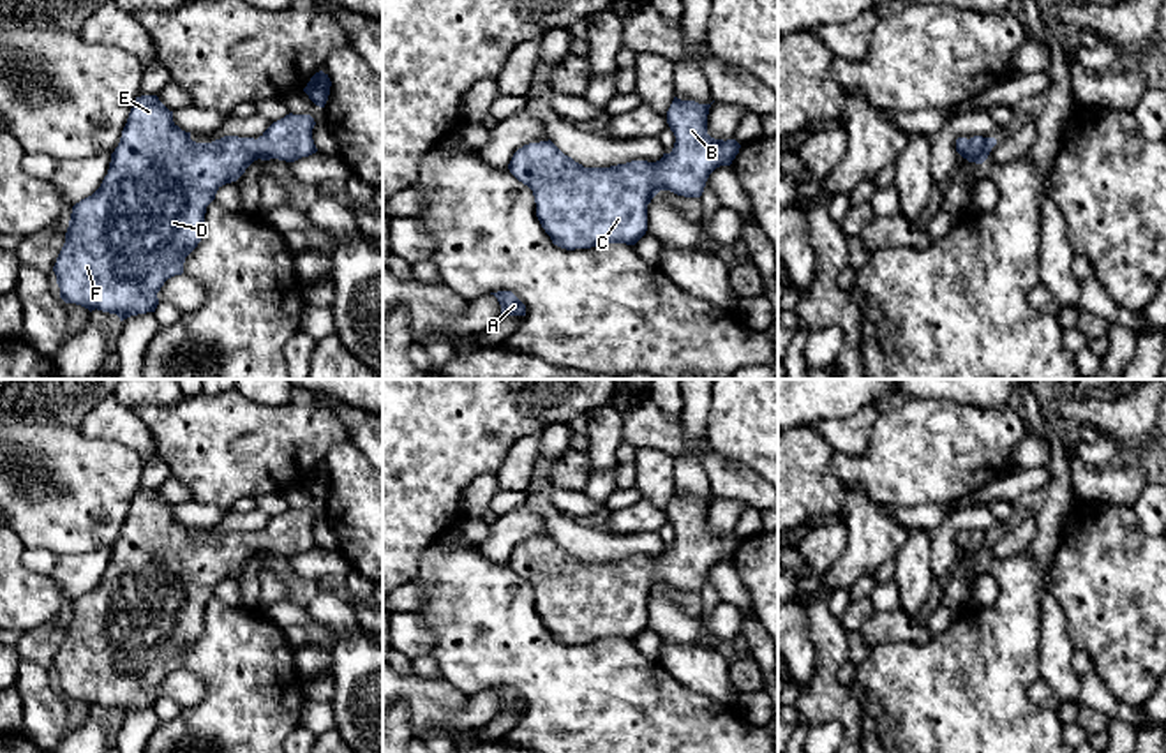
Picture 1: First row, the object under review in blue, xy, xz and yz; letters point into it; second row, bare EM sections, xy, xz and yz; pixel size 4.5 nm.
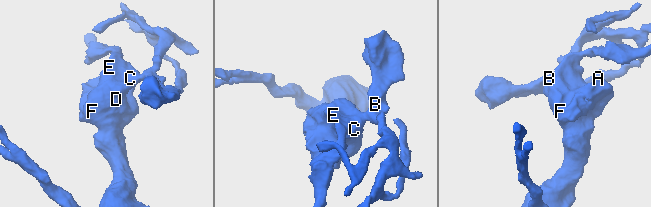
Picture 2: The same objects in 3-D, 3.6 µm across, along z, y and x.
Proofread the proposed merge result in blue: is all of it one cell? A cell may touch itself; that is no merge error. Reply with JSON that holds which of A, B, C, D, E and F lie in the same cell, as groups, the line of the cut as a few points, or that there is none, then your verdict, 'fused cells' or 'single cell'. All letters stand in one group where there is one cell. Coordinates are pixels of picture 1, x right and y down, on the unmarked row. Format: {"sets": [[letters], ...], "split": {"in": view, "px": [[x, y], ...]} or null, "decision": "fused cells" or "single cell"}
{"sets": [["A", "B", "C", "D", "E", "F"]], "split": null, "decision": "single cell"}

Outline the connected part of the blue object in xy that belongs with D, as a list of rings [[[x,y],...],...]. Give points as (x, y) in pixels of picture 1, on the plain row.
[[[157,490],[136,492],[101,582],[72,601],[65,638],[53,661],[60,693],[90,707],[97,704],[116,709],[120,716],[155,707],[159,700],[157,688],[168,674],[183,668],[185,652],[201,637],[206,601],[215,594],[217,585],[226,578],[236,577],[258,554],[295,557],[316,548],[314,520],[316,517],[310,510],[289,508],[273,517],[258,534],[224,531],[212,538],[196,538],[191,534],[191,527],[182,526],[173,517],[173,506]]]

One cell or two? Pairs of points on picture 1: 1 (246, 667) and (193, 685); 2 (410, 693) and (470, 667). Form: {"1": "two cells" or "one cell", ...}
{"1": "two cells", "2": "two cells"}

